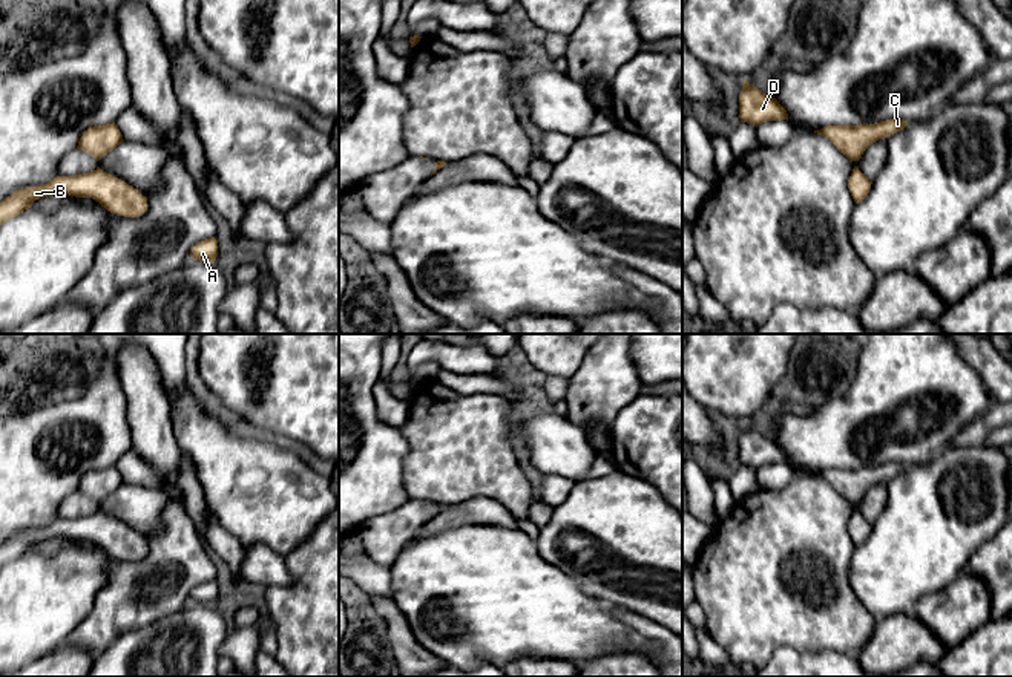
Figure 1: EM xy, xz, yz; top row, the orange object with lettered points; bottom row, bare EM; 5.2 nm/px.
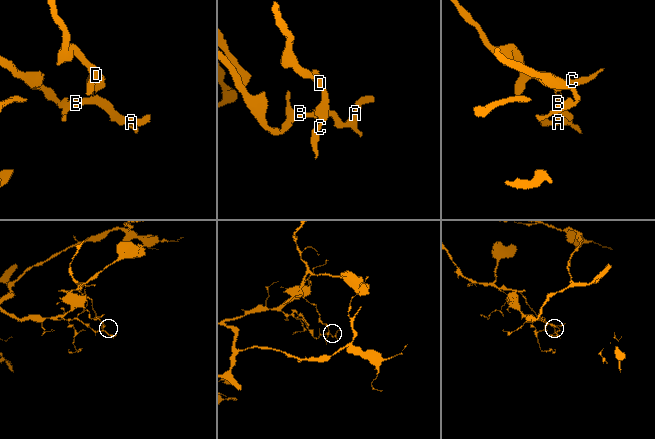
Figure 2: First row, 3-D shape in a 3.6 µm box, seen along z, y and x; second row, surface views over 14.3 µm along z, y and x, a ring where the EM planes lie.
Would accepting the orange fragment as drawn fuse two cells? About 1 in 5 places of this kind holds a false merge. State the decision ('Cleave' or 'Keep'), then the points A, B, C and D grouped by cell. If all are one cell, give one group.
Cleave. Groups: A B / C D

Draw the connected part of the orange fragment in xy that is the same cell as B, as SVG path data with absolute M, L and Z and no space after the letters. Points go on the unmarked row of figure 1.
M92 513L75 519L57 519L44 528L15 533L0 545L0 568L31 551L32 545L52 538L92 541L107 554L140 561L147 553L147 541L136 531L106 515Z

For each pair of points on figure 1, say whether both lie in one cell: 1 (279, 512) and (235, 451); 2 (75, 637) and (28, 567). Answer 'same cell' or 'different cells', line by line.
1: same cell
2: different cells

